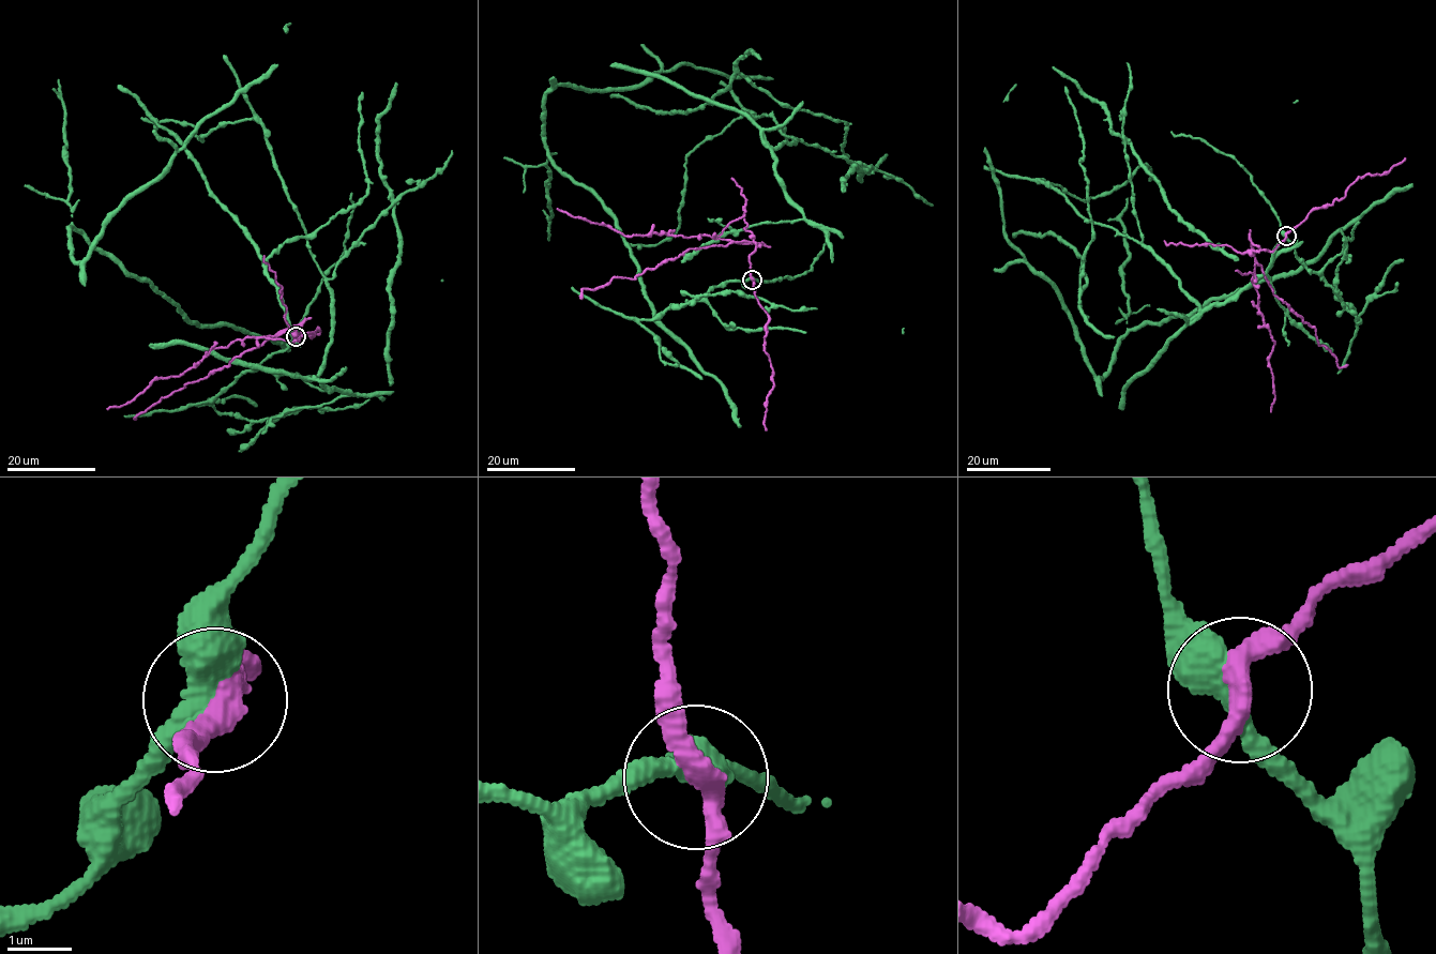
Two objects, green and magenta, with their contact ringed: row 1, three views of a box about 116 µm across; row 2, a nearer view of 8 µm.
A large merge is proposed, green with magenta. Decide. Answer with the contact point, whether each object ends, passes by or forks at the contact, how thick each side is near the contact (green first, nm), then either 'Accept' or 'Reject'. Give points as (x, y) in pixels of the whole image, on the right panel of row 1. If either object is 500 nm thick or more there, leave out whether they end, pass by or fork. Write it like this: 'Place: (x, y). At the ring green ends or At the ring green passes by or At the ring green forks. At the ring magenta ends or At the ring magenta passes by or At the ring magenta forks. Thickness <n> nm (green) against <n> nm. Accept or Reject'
Place: (1286, 236). At the ring green passes by. At the ring magenta passes by. Thickness 380 nm (green) against 340 nm. Reject

